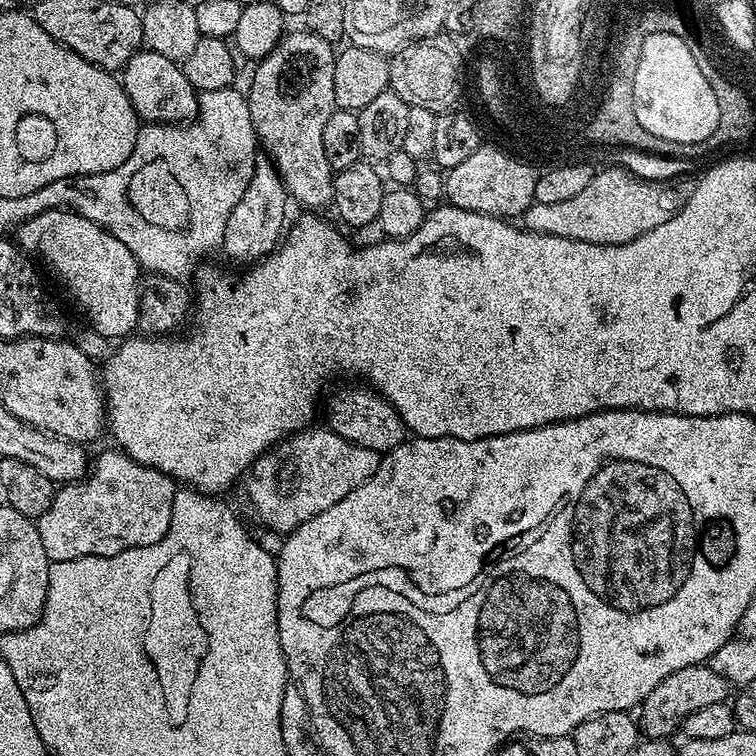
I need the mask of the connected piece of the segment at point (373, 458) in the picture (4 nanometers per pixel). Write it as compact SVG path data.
M327 426L309 427L303 432L297 432L295 436L289 436L287 440L268 449L263 455L253 462L243 477L244 496L248 499L248 508L264 523L265 529L287 534L294 531L302 522L322 514L322 510L330 510L334 502L342 502L350 490L358 490L362 482L366 482L378 470L381 453L374 450L366 450L366 446L358 446L338 434L334 434Z

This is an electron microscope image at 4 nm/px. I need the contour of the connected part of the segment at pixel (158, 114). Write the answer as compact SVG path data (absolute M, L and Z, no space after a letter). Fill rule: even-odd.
M141 47L128 59L122 69L122 83L141 121L179 124L191 121L200 110L196 87L186 78L183 67L177 61L158 54L153 48Z

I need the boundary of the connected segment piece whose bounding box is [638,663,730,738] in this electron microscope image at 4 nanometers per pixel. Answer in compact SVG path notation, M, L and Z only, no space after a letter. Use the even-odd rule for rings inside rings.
M707 663L691 664L682 666L682 670L674 670L639 705L638 727L645 737L648 738L668 738L671 732L681 727L685 718L694 714L694 710L702 710L702 706L714 706L715 704L725 703L729 699L728 691L730 685L722 674L718 674Z

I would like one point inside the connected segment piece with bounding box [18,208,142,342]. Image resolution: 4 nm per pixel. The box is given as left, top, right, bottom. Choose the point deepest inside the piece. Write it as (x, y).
(103, 278)

